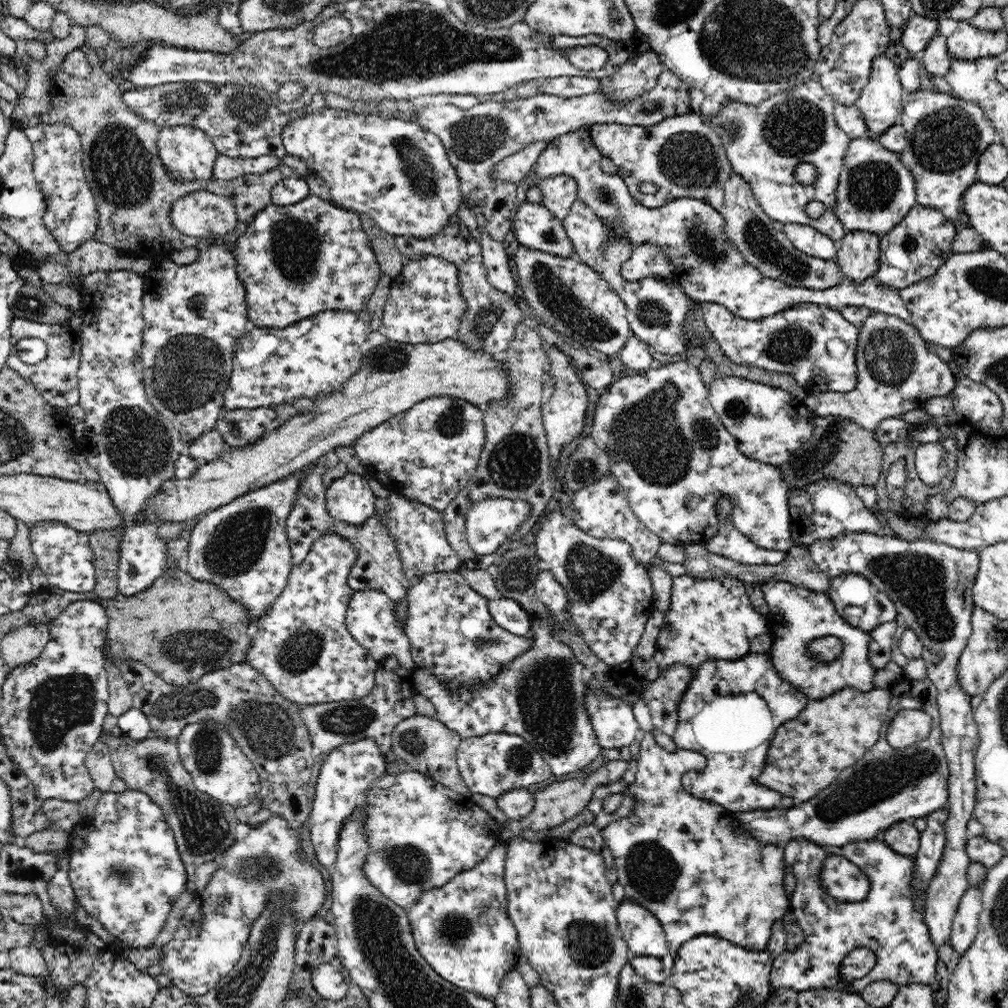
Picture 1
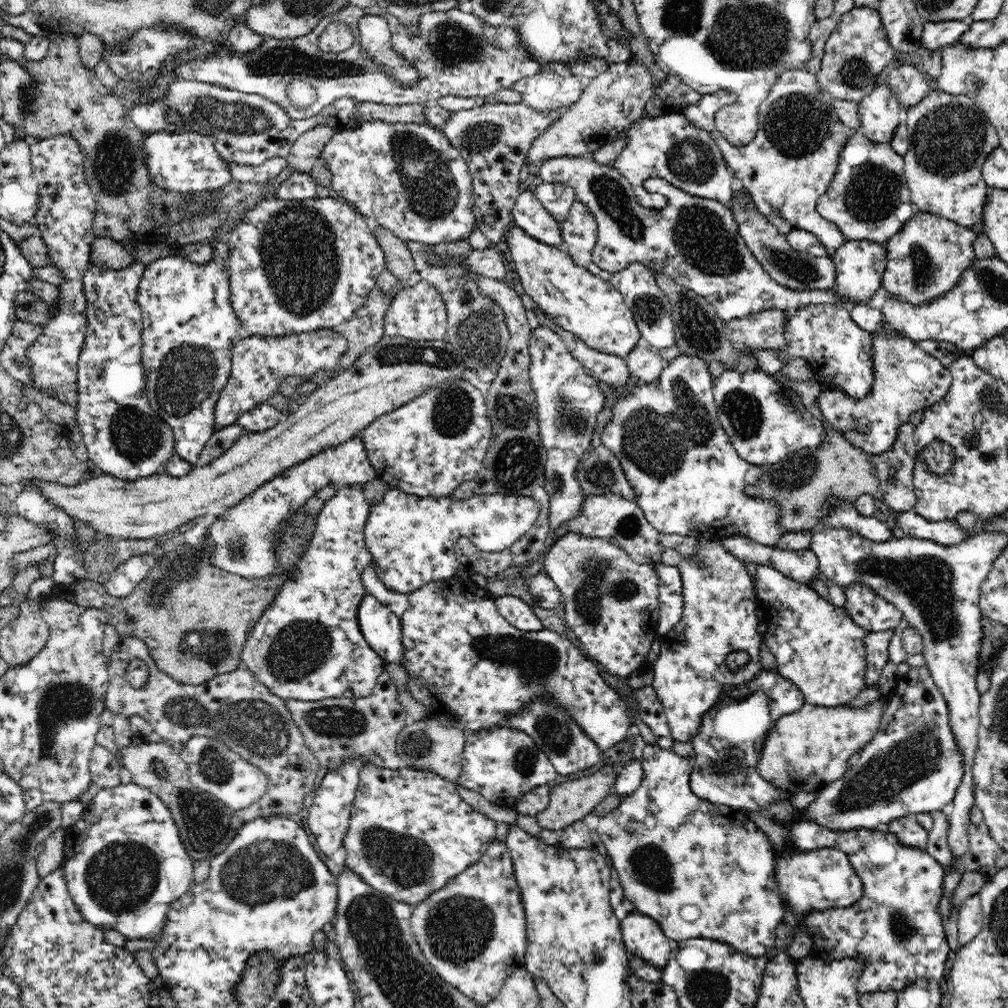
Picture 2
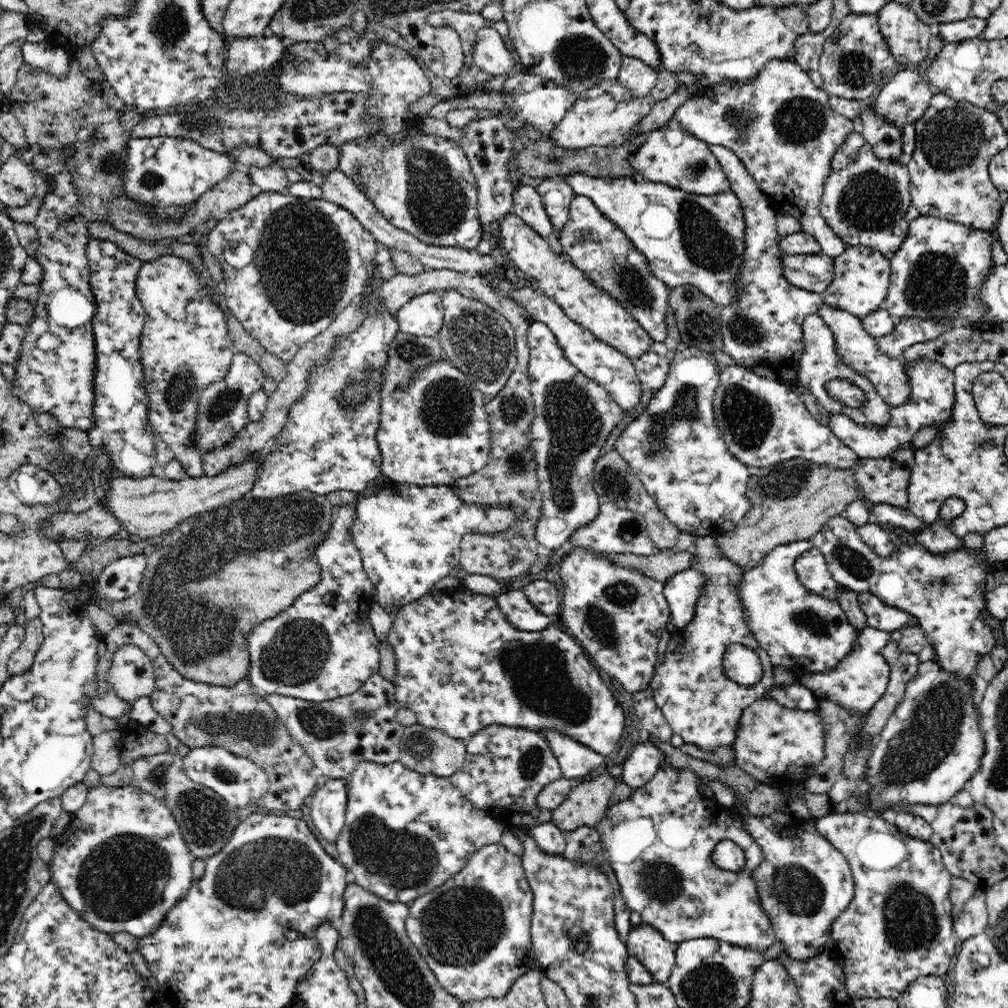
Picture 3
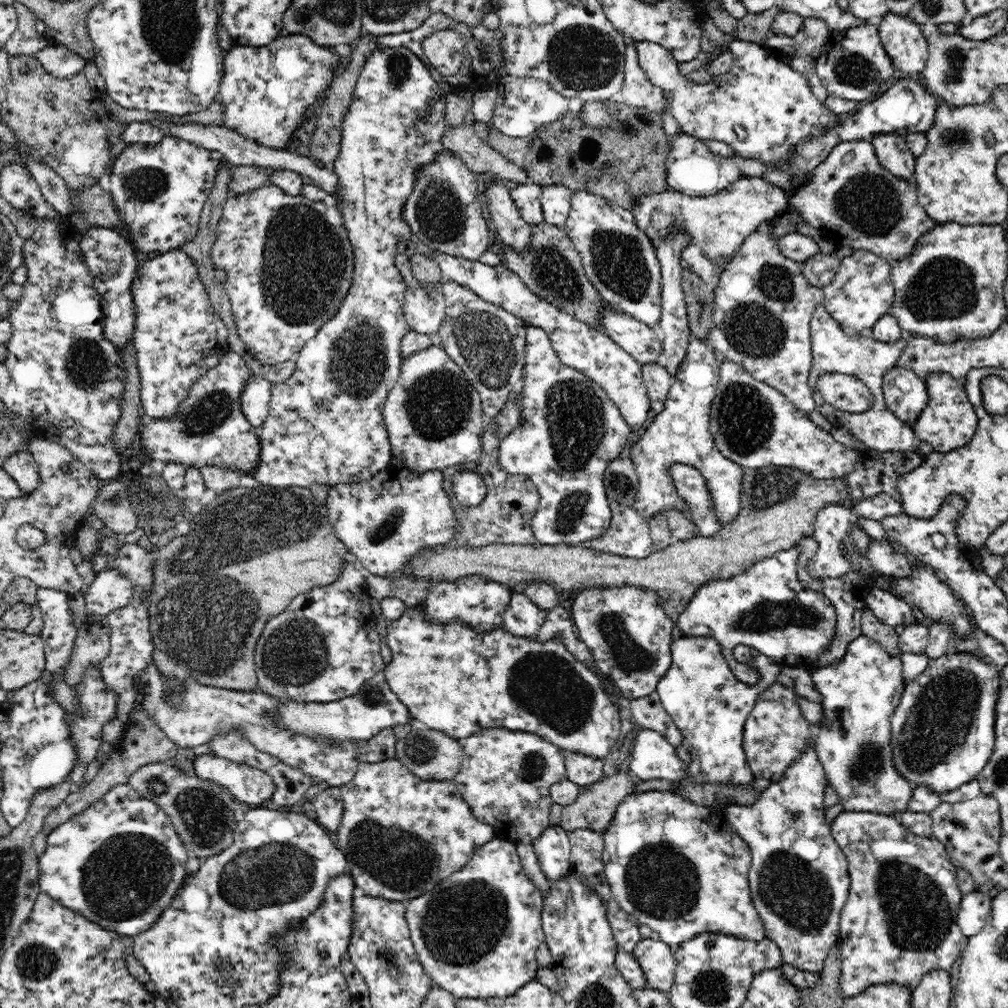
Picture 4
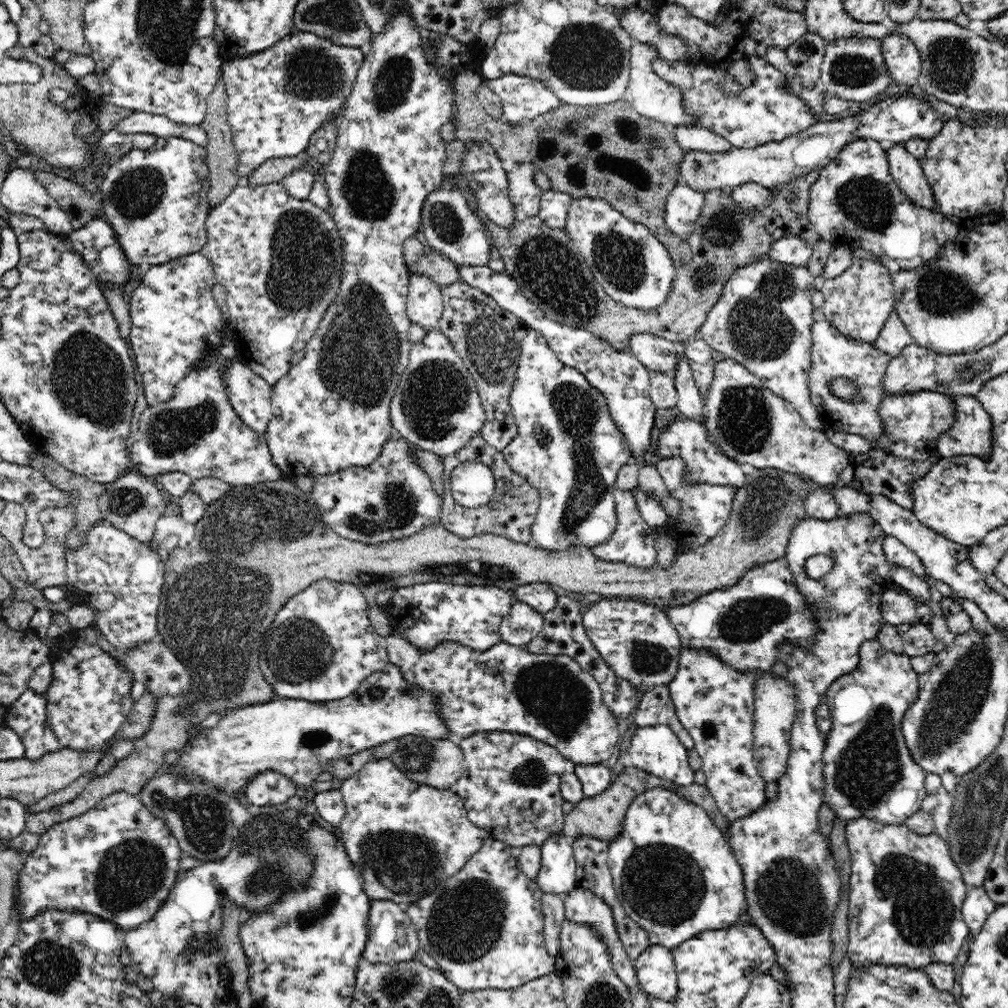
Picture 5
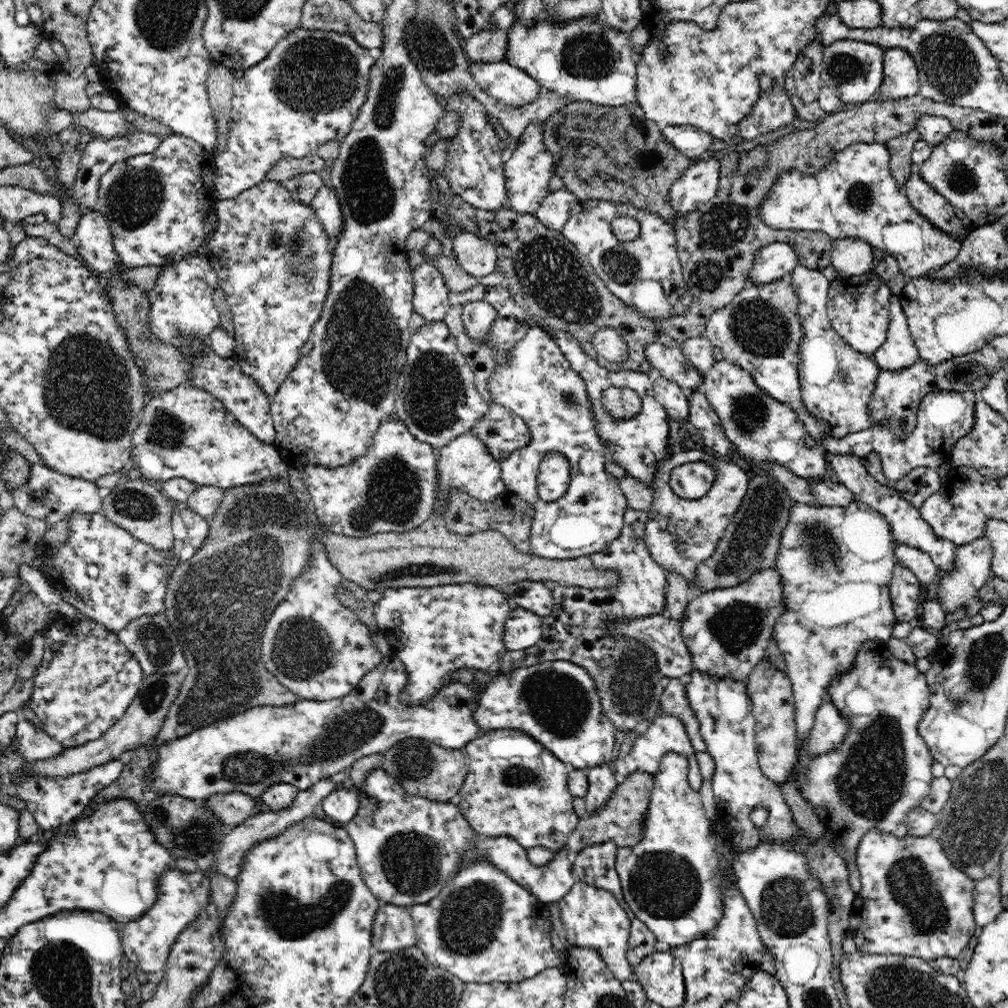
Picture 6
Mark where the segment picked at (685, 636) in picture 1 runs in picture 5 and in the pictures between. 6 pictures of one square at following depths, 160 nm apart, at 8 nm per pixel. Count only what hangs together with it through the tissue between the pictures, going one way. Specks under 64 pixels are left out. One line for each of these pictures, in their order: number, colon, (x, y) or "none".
2: (720, 615)
3: (701, 704)
4: (709, 705)
5: (715, 702)

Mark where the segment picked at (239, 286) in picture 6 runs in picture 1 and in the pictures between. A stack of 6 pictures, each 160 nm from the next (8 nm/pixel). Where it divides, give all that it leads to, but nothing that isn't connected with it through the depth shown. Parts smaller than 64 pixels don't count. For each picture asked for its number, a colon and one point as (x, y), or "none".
1: (296, 261)
2: (294, 266)
3: (291, 265)
4: (289, 263)
5: (279, 258)

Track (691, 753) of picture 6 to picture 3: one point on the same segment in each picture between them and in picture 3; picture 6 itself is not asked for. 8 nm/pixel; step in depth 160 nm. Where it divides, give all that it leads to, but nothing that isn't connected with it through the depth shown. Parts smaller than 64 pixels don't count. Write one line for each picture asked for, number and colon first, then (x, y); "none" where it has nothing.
3: (643, 763)
4: (653, 757)
5: (657, 750)

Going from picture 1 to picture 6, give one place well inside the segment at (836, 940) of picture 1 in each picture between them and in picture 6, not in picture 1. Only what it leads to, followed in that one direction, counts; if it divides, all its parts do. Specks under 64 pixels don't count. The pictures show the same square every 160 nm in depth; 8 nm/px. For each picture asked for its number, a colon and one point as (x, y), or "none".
2: (895, 928)
3: (898, 927)
4: (899, 921)
5: (905, 895)
6: (914, 901)

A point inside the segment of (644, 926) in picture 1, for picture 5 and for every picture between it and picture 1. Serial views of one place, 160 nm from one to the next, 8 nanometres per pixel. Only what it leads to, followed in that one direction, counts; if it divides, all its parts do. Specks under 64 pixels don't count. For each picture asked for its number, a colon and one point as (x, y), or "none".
2: (643, 937)
3: (649, 946)
4: (655, 957)
5: (655, 968)

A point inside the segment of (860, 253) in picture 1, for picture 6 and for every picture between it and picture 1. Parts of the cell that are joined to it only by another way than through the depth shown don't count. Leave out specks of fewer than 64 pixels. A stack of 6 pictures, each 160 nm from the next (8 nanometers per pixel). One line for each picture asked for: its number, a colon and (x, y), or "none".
2: (859, 265)
3: (862, 276)
4: (861, 292)
5: (858, 303)
6: (858, 306)

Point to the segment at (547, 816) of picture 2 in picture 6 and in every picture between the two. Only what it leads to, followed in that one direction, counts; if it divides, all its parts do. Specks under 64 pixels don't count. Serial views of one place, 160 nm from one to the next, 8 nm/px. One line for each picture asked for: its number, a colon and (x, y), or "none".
3: (587, 803)
4: (595, 807)
5: (601, 816)
6: (621, 821)

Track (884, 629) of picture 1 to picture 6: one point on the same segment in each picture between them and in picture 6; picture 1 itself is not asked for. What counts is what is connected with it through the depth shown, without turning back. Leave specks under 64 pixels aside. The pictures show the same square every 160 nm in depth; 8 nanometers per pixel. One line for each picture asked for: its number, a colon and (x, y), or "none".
2: (875, 643)
3: (857, 683)
4: (860, 692)
5: (868, 771)
6: (882, 770)

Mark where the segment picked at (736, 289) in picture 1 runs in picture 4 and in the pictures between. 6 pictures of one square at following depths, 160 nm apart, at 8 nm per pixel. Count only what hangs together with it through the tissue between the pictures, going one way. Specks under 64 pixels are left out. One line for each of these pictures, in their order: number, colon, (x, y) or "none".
2: (695, 241)
3: (687, 238)
4: (718, 224)

